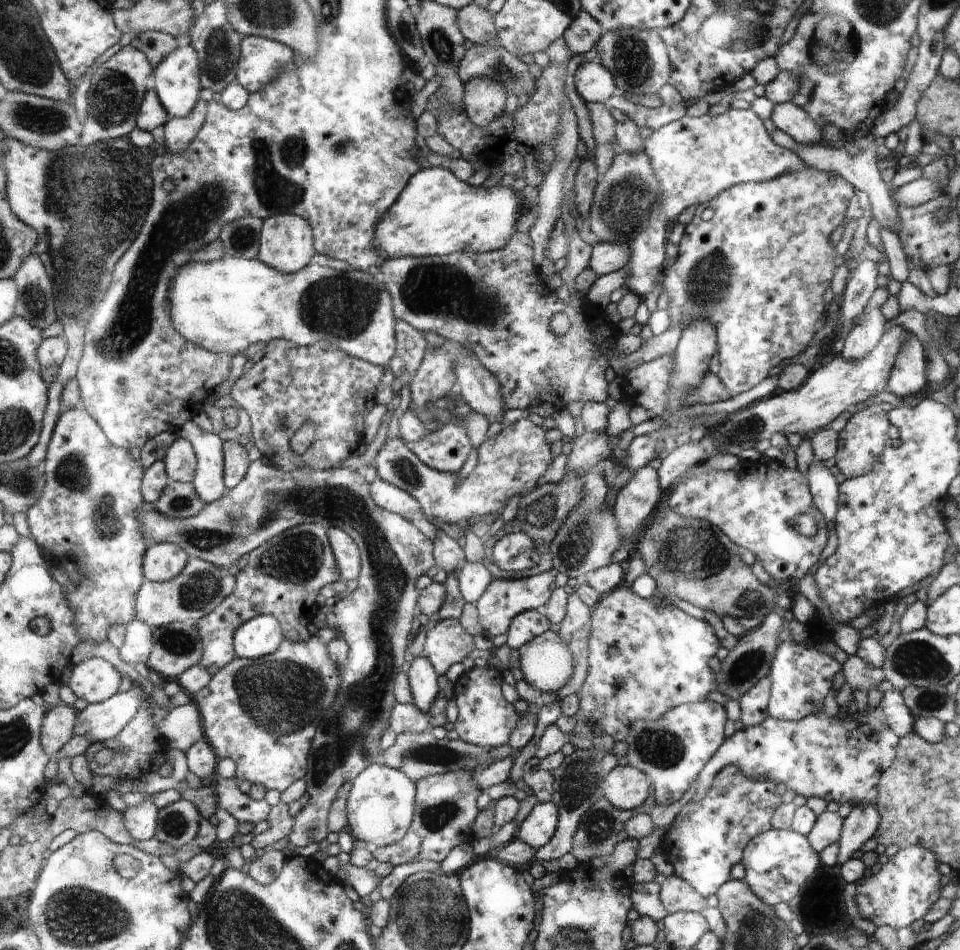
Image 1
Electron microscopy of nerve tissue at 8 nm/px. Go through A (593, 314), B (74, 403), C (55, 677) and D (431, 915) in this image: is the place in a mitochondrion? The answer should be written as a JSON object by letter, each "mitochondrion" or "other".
{"A":"other","B":"other","C":"other","D":"mitochondrion"}

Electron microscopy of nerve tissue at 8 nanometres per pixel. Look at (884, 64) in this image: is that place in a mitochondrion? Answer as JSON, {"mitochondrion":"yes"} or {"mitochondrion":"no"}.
{"mitochondrion":"no"}

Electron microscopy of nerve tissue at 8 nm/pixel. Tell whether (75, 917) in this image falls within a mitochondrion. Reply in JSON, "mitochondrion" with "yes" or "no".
{"mitochondrion":"yes"}

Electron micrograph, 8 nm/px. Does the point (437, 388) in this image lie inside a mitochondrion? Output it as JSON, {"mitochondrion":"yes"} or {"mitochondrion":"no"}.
{"mitochondrion":"no"}

